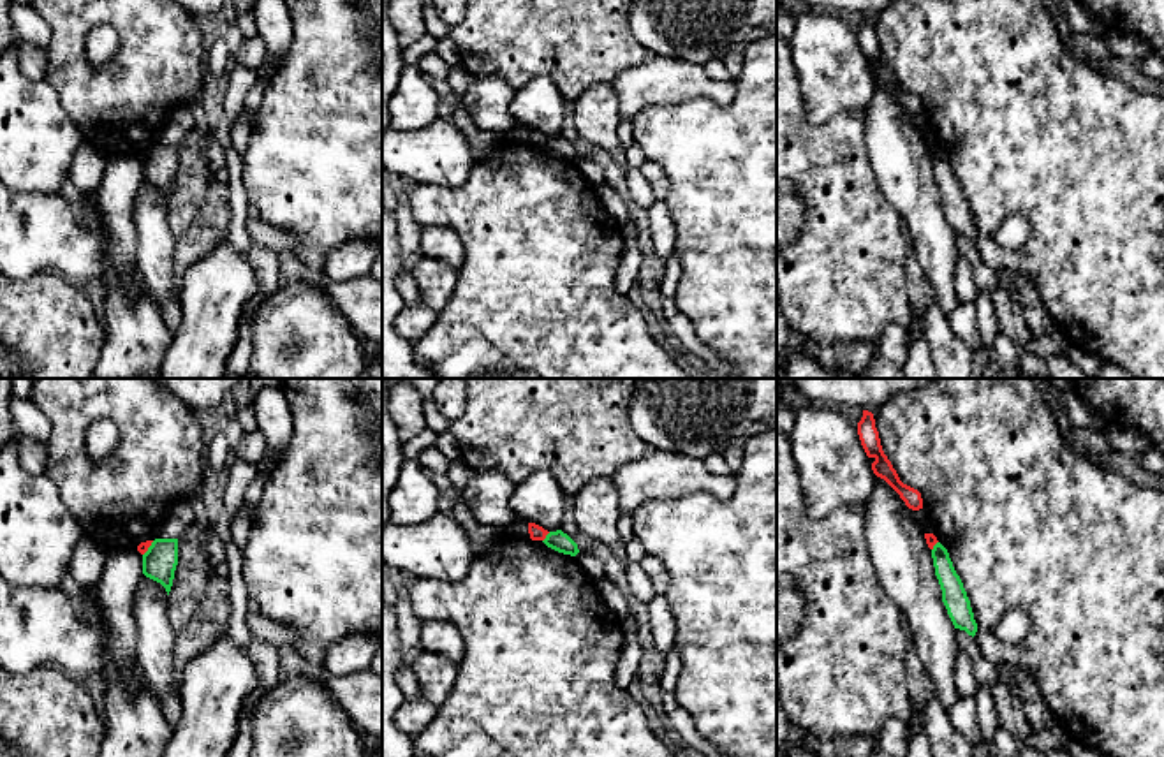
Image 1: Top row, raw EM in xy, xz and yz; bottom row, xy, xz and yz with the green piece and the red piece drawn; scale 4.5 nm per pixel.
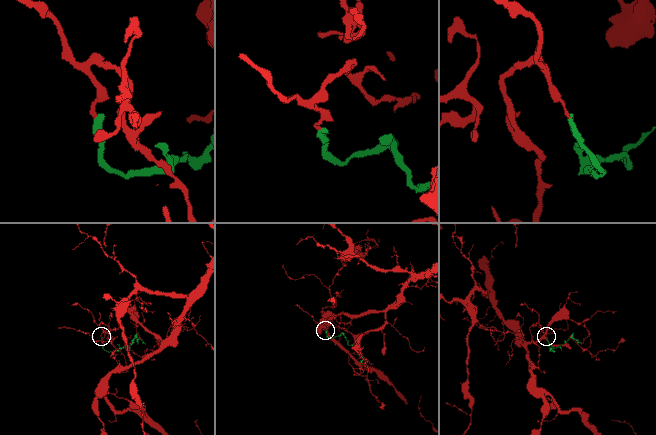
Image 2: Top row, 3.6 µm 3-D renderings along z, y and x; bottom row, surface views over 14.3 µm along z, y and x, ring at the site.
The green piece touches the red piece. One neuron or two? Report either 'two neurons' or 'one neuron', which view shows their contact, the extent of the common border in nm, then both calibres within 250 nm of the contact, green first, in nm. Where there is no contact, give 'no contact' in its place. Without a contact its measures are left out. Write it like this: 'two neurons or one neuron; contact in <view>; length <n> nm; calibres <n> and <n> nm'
two neurons; contact in xz; length 60 nm; calibres 90 and 70 nm

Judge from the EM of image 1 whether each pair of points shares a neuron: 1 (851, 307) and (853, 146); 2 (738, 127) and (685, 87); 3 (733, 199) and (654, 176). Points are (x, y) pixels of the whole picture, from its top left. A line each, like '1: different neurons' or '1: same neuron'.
1: same neuron
2: different neurons
3: different neurons

